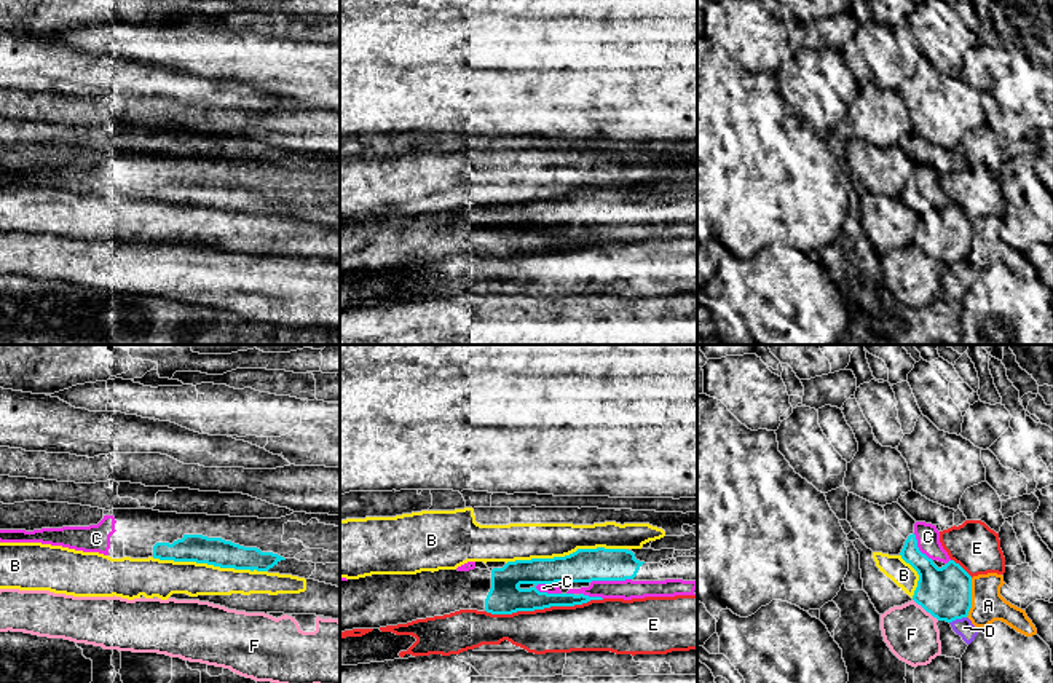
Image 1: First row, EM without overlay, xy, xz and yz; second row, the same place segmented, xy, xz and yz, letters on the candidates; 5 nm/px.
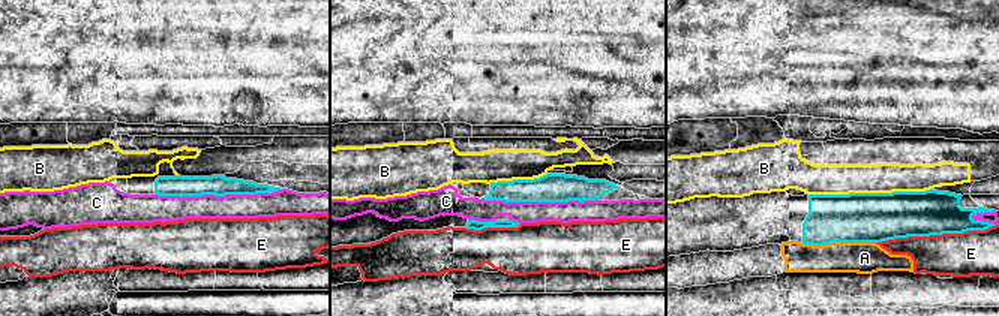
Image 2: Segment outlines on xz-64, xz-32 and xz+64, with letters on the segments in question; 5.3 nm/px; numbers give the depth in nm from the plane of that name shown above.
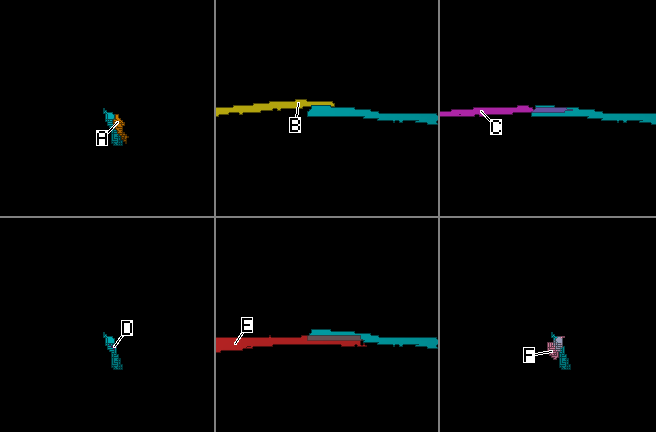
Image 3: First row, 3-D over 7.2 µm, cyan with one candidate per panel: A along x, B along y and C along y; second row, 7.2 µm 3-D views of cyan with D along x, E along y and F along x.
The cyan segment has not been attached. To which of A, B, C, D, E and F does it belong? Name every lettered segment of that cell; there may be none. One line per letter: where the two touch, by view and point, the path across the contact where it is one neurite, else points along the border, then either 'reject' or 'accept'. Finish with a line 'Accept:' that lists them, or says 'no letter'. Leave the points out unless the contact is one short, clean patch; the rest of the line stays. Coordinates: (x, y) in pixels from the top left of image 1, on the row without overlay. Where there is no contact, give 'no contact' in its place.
A: meets cyan in yz at (970, 240); reject
B: meets cyan in xz at (565, 198); reject
C: meets cyan in xz at (546, 235); reject
D: meets cyan in yz at (958, 260); reject
E: meets cyan in xz at (544, 249); reject
F: meets cyan in yz at (926, 252); reject
Accept: no letter

